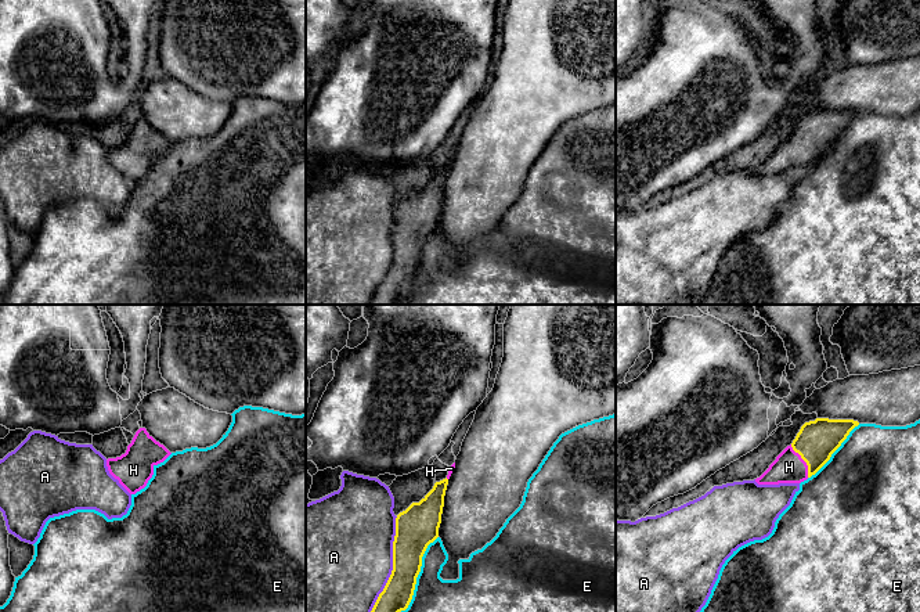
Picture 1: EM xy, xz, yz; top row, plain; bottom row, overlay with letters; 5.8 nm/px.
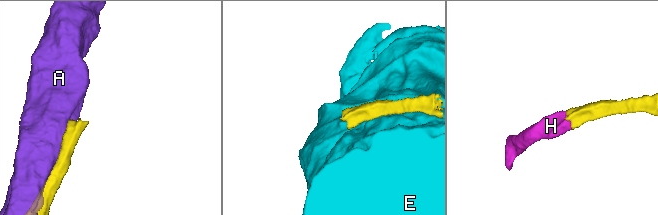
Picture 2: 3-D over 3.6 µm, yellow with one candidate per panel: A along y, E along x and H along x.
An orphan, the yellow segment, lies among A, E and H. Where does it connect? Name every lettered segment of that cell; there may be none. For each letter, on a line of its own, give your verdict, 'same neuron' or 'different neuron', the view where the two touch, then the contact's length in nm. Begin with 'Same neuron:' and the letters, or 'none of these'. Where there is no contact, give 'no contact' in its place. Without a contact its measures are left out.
Same neuron: H
A: different neuron | xz | 600 nm
E: different neuron | xz | 500 nm
H: same neuron | yz | 220 nm

